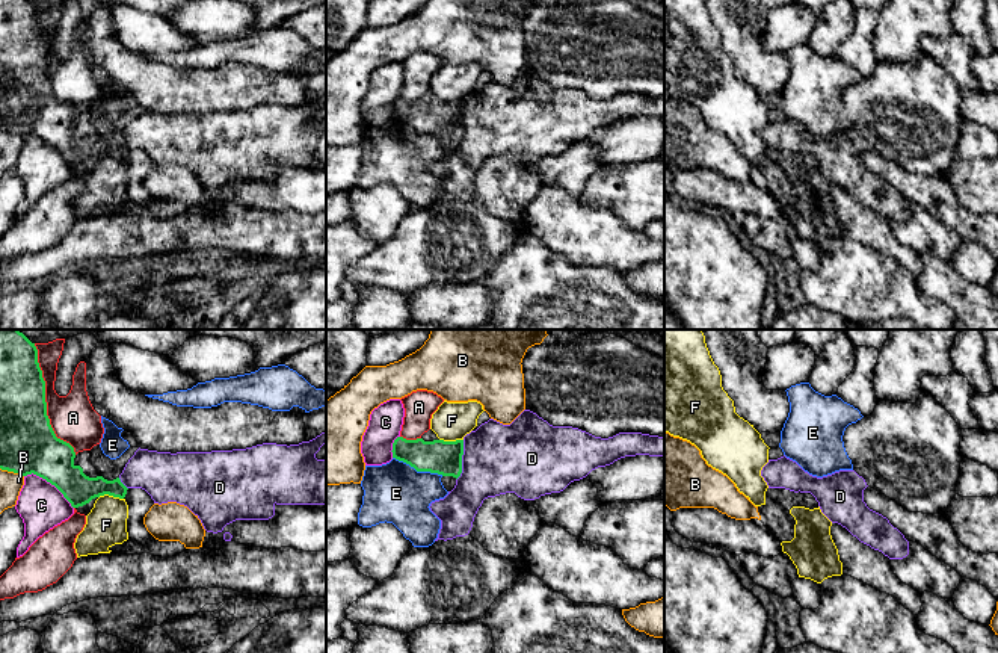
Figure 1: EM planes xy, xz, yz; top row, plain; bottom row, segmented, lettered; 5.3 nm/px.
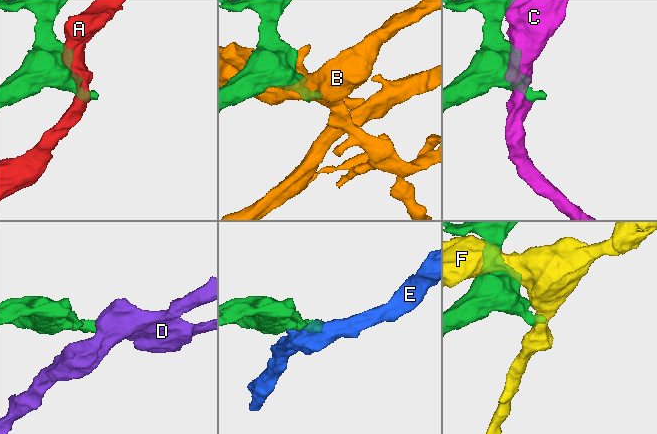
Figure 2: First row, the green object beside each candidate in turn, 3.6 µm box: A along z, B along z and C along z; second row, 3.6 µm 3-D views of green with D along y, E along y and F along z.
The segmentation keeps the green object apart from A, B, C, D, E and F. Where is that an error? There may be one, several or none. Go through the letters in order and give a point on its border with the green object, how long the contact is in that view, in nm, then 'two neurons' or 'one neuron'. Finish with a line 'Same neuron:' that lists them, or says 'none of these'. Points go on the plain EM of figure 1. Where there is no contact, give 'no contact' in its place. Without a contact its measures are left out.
A: meets green in xy at (44, 62); contact 650 nm long; two neurons
B: meets green in xy at (12, 132); contact 140 nm long; two neurons
C: meets green in xy at (50, 144); contact 320 nm long; two neurons
D: meets green in xz at (461, 121); contact 220 nm long; two neurons
E: meets green in xz at (418, 132); contact 280 nm long; two neurons
F: meets green in xy at (110, 156); contact 140 nm long; two neurons
Same neuron: none of these

